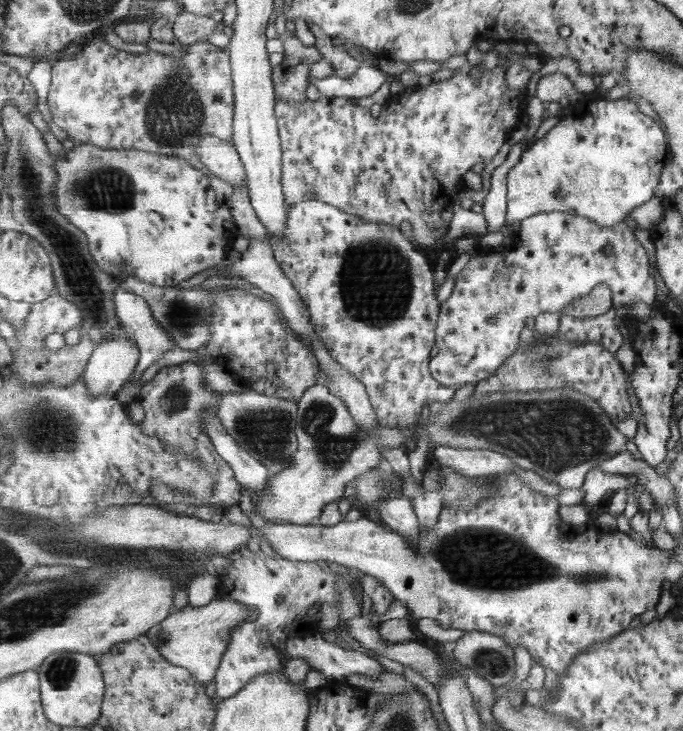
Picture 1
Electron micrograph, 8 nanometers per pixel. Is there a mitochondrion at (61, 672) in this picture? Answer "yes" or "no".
yes

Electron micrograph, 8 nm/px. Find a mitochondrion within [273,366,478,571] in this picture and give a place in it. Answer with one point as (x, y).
(333, 451)

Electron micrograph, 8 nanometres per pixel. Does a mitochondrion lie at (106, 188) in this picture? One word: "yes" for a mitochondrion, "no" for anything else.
yes

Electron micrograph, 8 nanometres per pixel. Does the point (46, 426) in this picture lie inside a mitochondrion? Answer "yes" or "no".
yes

